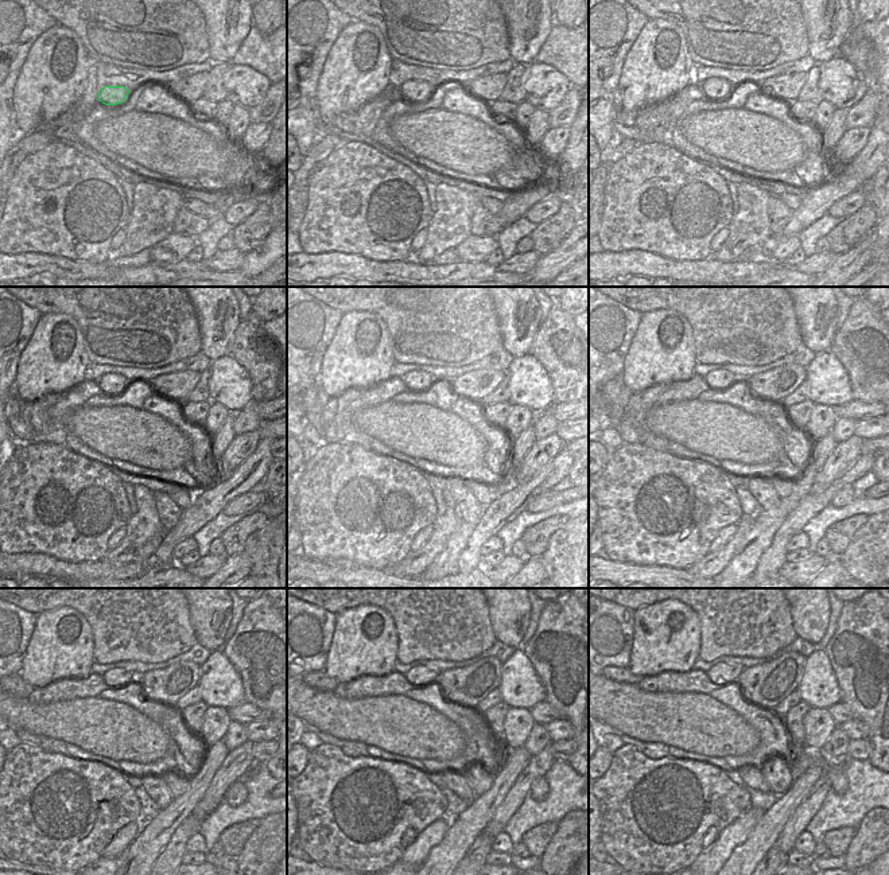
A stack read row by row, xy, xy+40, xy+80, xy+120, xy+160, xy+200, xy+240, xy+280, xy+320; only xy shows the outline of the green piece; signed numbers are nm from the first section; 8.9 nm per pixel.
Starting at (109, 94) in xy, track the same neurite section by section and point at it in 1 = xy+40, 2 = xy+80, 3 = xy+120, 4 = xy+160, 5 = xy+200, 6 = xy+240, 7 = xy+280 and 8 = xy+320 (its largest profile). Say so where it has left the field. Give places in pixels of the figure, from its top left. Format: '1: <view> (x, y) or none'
1: xy+40 (411, 90)
2: xy+80 (719, 86)
3: xy+120 (109, 382)
4: xy+160 (415, 380)
5: xy+200 (717, 378)
6: xy+240 (116, 677)
7: xy+280 (418, 676)
8: xy+320 (722, 675)

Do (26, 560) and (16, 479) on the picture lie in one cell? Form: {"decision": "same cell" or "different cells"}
{"decision": "different cells"}

